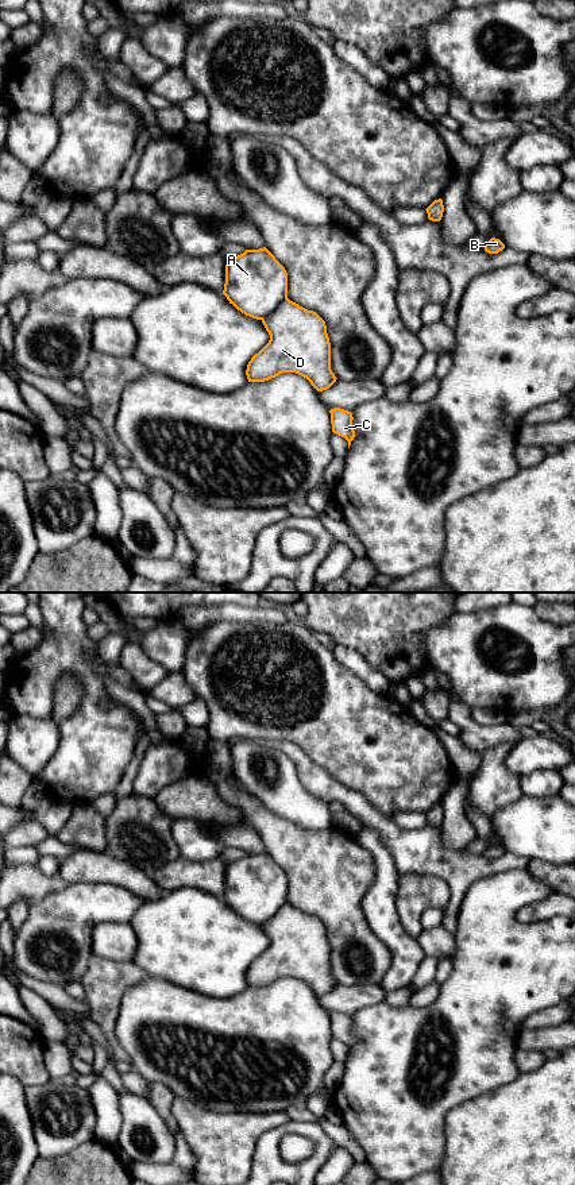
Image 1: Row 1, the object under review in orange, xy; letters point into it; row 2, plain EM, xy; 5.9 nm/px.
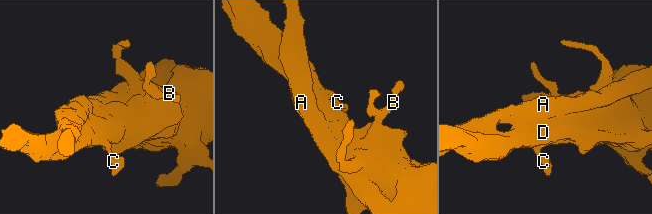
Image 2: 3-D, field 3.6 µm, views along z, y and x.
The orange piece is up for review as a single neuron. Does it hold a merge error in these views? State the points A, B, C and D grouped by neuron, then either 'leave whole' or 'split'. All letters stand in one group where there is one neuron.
groups A / B C D; split

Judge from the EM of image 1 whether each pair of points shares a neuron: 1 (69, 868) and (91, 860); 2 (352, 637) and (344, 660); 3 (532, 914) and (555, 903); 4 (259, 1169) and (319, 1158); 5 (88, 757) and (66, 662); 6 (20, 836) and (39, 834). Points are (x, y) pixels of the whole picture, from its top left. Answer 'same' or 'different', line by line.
1: same
2: different
3: same
4: same
5: same
6: same

